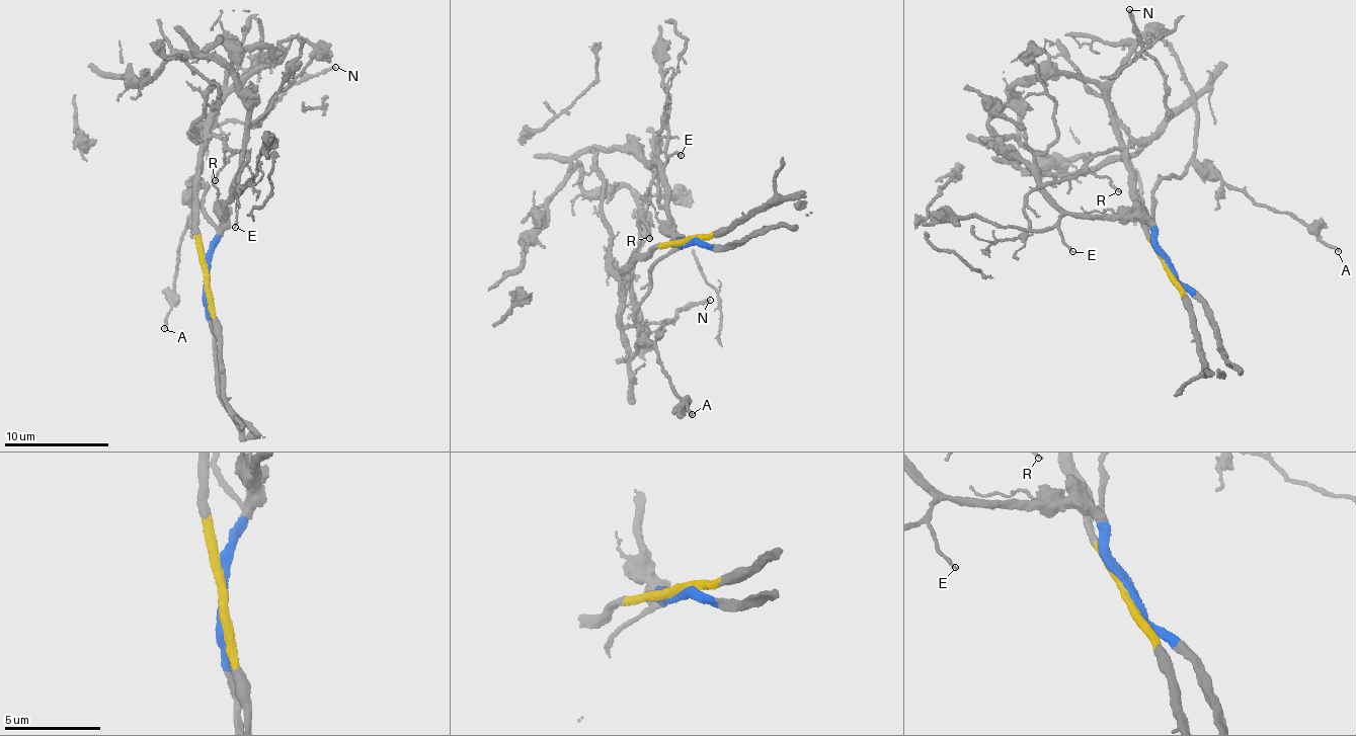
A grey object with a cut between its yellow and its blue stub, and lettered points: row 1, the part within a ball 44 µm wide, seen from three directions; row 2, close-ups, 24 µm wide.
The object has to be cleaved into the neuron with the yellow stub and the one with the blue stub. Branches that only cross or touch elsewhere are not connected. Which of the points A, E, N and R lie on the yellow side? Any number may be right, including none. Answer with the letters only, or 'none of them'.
N, R

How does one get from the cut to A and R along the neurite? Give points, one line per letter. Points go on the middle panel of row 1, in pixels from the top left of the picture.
A: (688, 243), (647, 275), (638, 326), (640, 336), (653, 344), (674, 394), (692, 415)
R: (688, 243), (657, 247), (648, 259), (638, 259), (629, 271), (628, 259), (636, 247), (641, 219), (649, 238)

